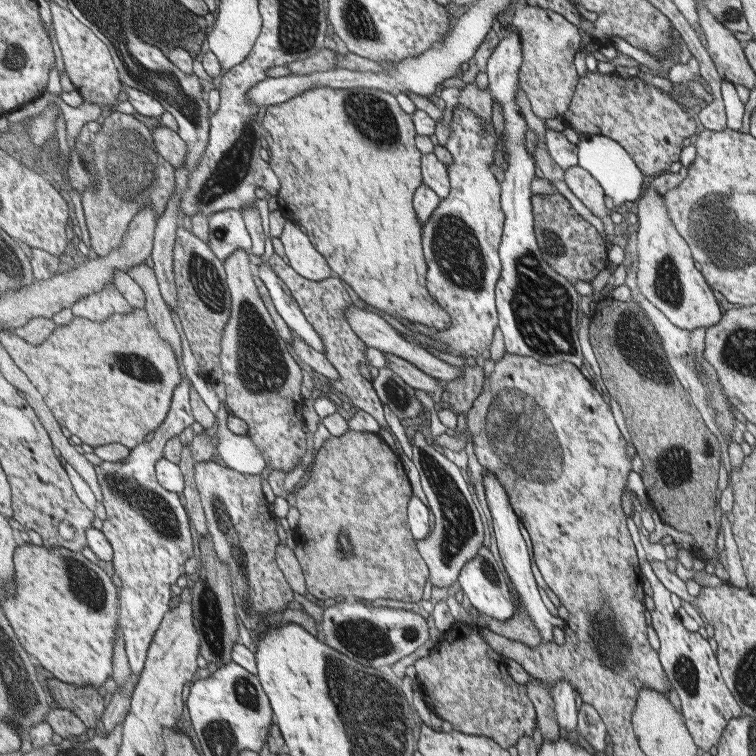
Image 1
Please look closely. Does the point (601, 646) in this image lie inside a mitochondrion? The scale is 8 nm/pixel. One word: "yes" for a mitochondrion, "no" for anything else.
yes

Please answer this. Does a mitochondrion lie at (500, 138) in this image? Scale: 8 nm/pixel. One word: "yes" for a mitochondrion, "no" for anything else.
no

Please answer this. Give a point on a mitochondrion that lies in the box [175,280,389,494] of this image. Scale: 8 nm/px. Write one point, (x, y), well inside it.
(262, 368)

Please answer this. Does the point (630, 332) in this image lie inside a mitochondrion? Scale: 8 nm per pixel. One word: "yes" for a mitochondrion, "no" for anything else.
yes

